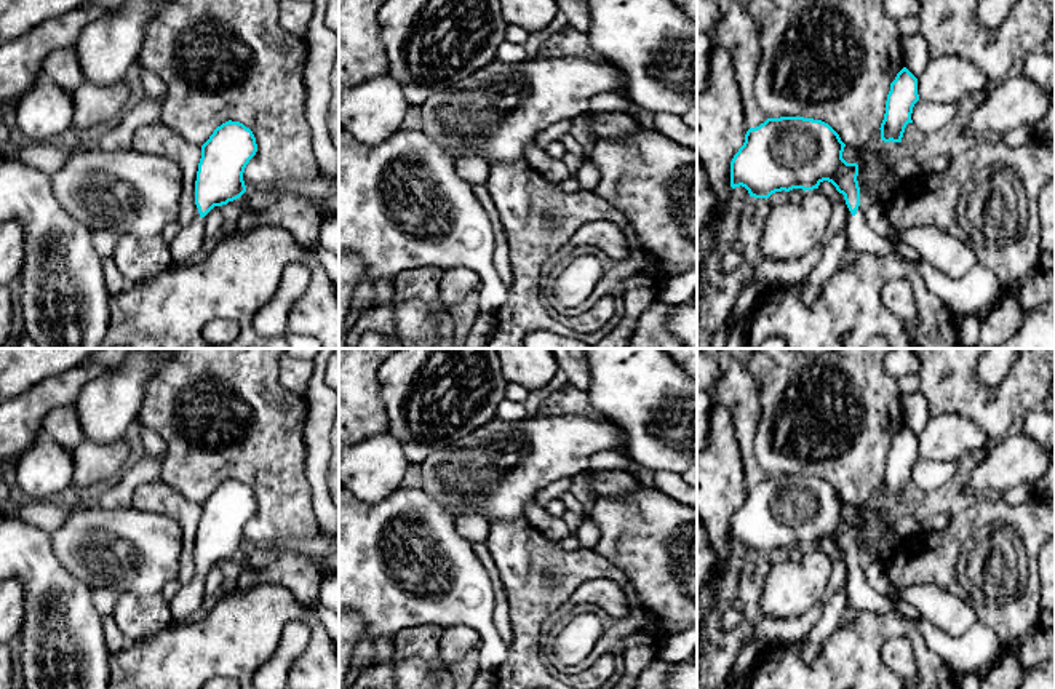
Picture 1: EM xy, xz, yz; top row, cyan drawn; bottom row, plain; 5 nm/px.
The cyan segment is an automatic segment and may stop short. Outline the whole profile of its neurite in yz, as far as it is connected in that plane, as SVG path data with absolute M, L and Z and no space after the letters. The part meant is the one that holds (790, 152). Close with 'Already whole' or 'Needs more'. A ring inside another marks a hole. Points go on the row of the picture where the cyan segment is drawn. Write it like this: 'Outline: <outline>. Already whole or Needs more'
Outline: M780 117L780 118L767 118L764 123L761 123L756 128L750 128L745 134L745 142L738 149L738 152L734 155L731 161L731 187L745 187L750 193L750 197L754 198L769 198L775 192L790 192L793 189L802 189L814 190L818 189L818 185L823 181L831 182L839 193L844 195L846 205L849 211L852 213L852 219L849 221L846 227L846 251L849 256L857 256L863 253L870 254L889 254L895 253L892 243L878 233L874 233L862 214L857 213L860 206L860 187L858 187L858 165L857 163L847 163L842 158L846 144L841 141L839 134L825 121L814 120L814 118L804 118L804 117Z. Needs more

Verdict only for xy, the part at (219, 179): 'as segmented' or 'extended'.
extended

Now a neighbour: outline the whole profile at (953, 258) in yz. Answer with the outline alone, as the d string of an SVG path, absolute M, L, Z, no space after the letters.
M934 225L900 230L900 237L919 253L922 261L950 278L964 277L980 262L978 248L969 246Z

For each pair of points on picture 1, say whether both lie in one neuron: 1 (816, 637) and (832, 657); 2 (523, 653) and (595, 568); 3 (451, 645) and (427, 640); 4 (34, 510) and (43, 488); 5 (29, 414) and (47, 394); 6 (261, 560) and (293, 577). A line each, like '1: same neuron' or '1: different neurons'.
1: different neurons
2: same neuron
3: different neurons
4: different neurons
5: same neuron
6: same neuron

